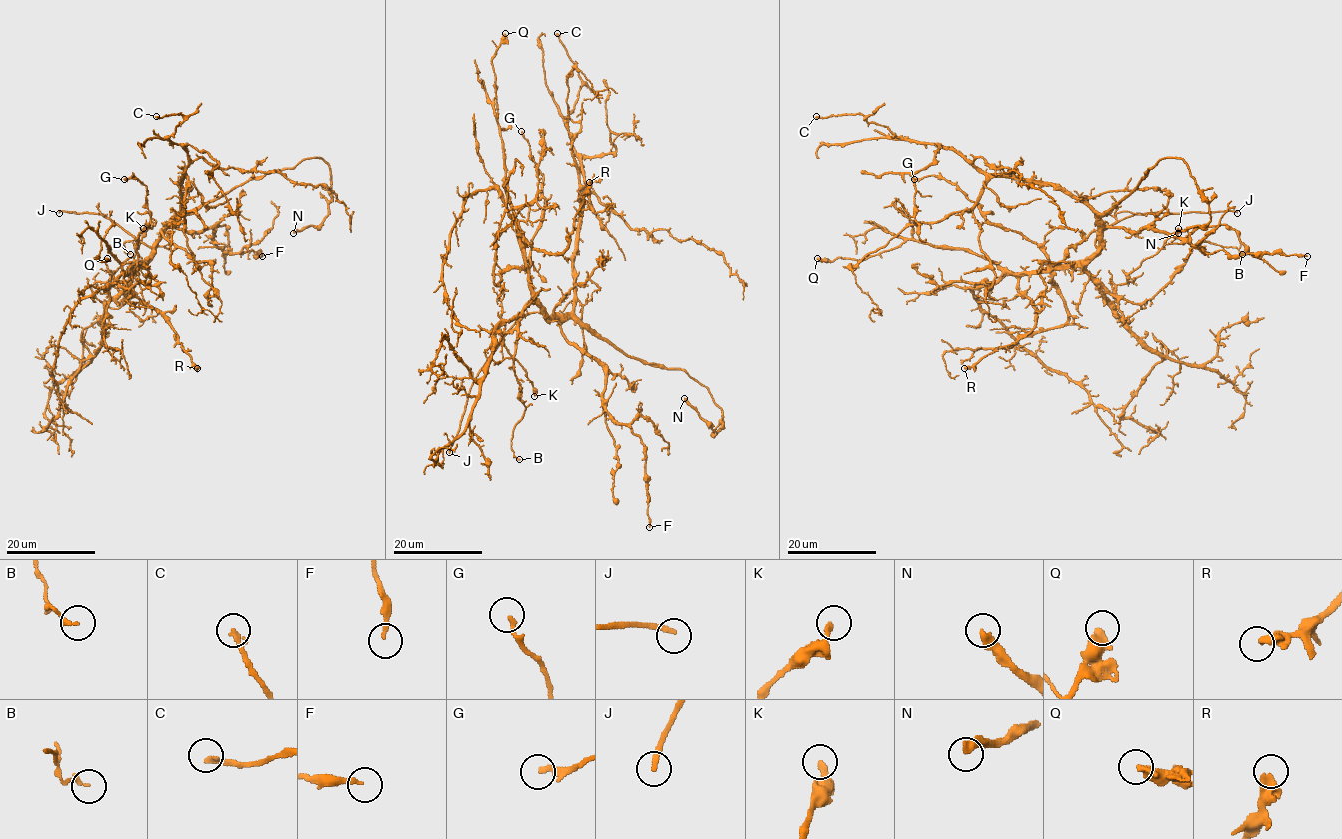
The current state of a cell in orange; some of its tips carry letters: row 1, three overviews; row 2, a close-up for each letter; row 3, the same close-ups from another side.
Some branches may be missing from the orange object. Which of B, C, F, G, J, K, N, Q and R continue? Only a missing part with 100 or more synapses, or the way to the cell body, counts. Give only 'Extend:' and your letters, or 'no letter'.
Extend: J

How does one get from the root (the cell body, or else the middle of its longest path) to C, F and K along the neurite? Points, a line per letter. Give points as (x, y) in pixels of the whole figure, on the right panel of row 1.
C: (1098, 240), (1098, 217), (1058, 187), (984, 175), (951, 149), (901, 139), (859, 114), (816, 116)
F: (1098, 240), (1105, 227), (1135, 231), (1154, 228), (1186, 237), (1209, 254), (1224, 250), (1231, 255), (1307, 256)
K: (1098, 240), (1098, 250), (1086, 263), (1086, 270), (1111, 294), (1178, 228)

